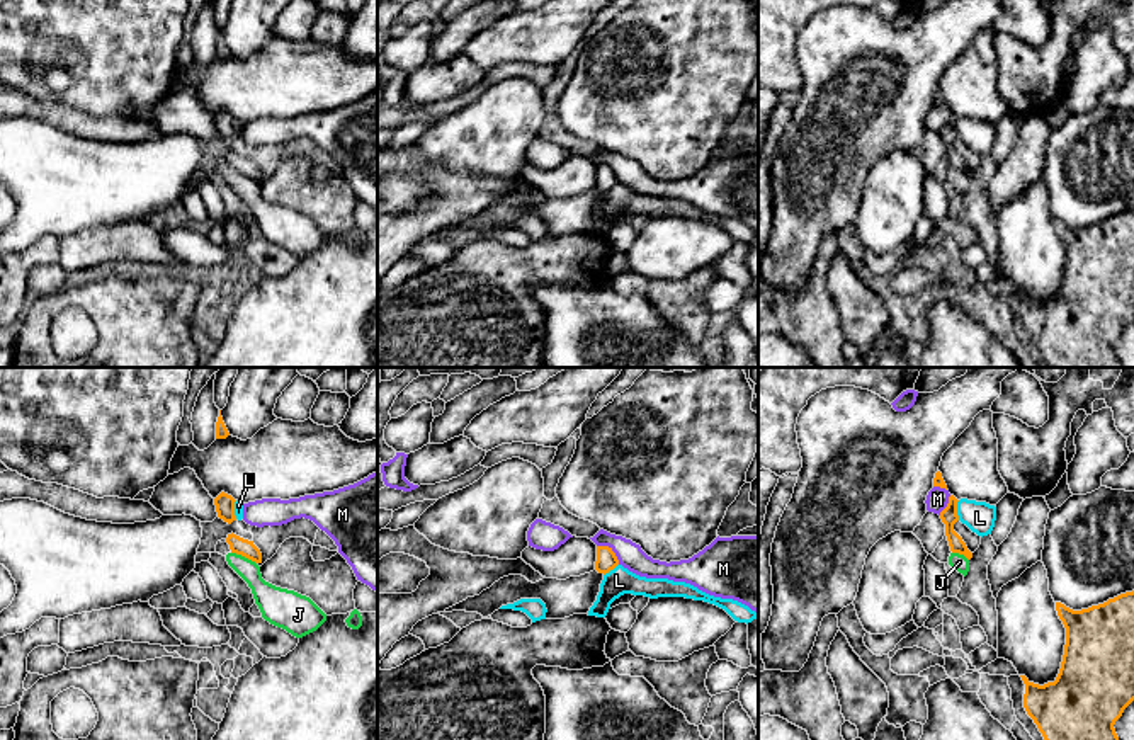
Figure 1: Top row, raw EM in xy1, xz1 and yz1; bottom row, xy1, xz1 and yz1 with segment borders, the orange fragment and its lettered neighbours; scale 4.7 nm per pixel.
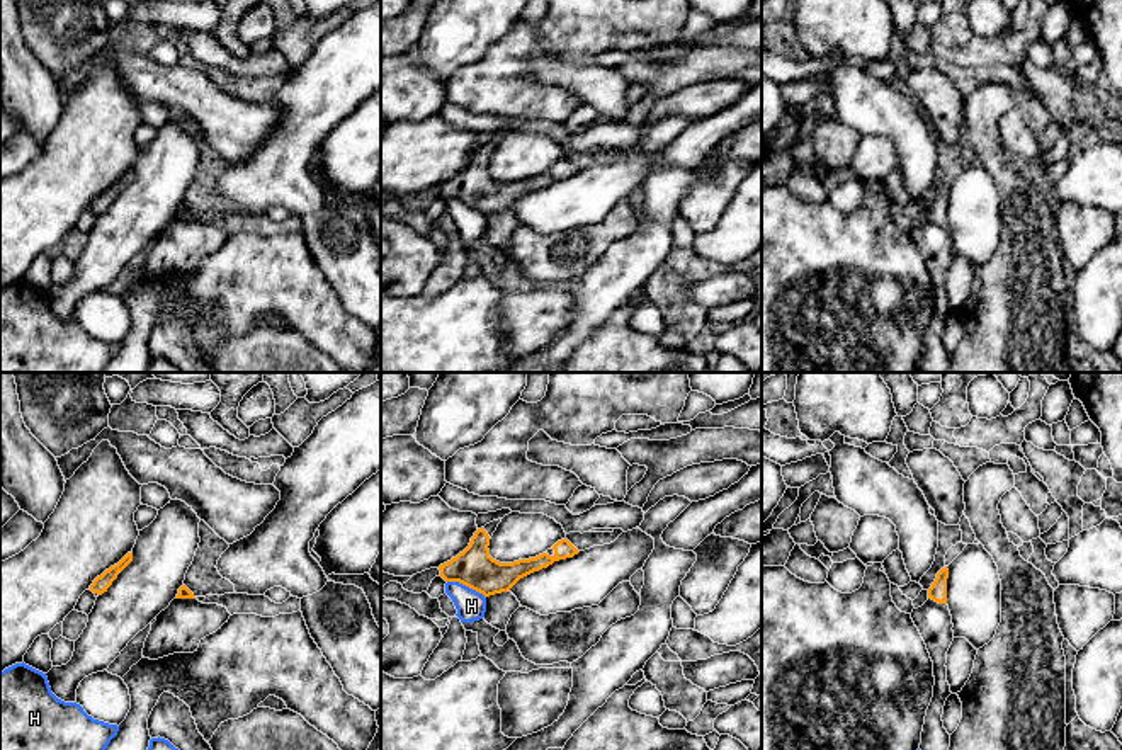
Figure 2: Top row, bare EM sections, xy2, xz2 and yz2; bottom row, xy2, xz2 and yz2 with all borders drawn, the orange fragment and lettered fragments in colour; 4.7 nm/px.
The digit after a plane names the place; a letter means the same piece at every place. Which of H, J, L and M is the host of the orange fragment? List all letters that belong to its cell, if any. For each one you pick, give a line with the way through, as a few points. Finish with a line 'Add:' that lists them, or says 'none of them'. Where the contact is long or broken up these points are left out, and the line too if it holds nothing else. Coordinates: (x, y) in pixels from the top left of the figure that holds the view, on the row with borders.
Add: none of them

